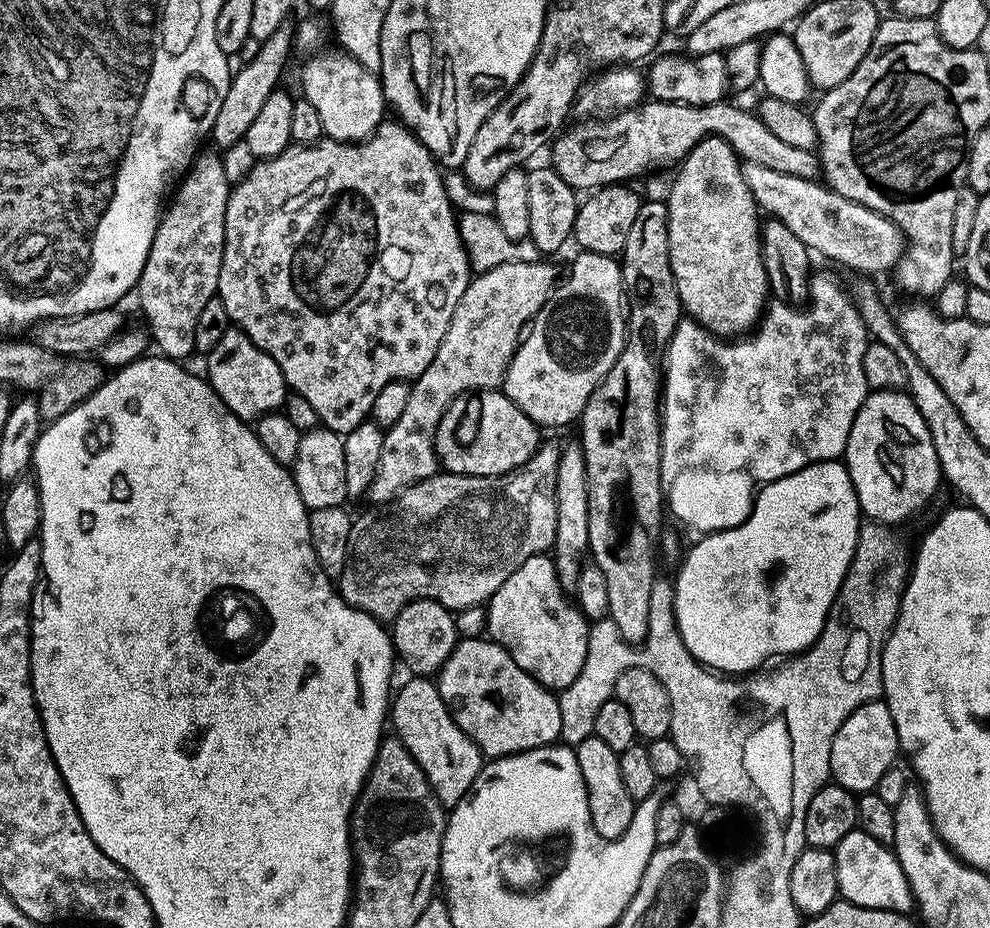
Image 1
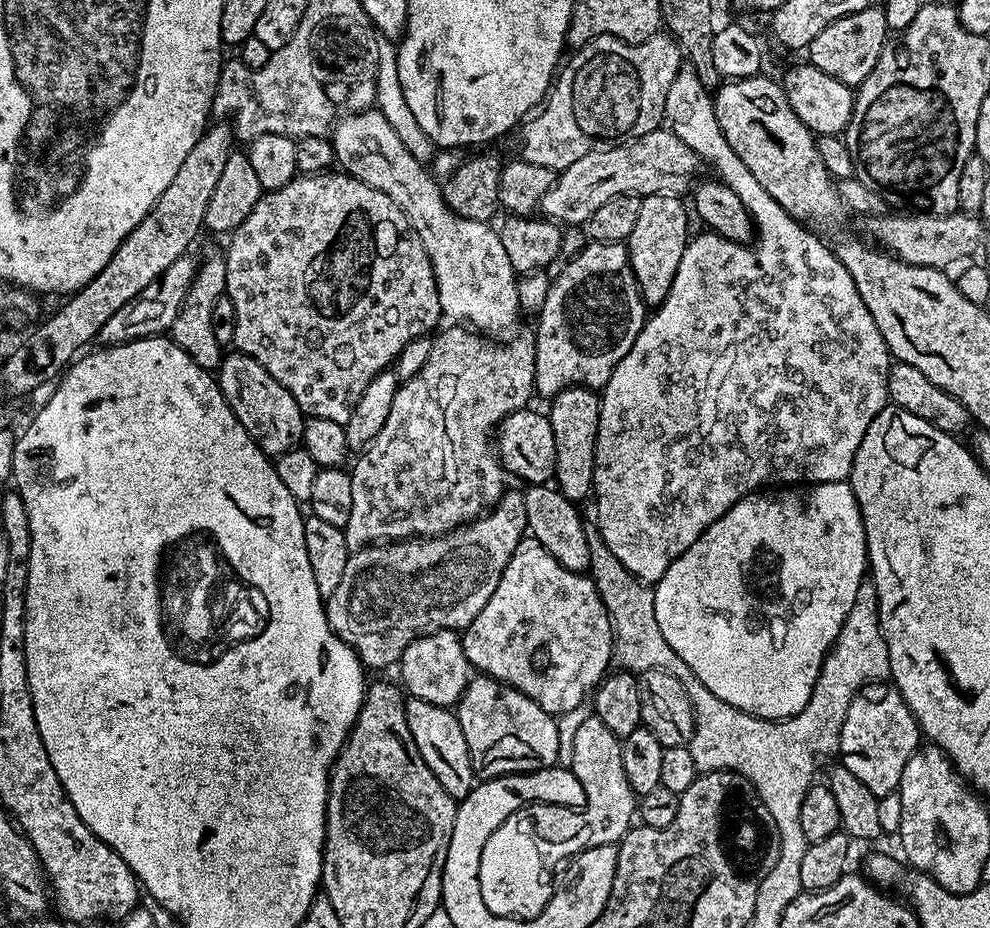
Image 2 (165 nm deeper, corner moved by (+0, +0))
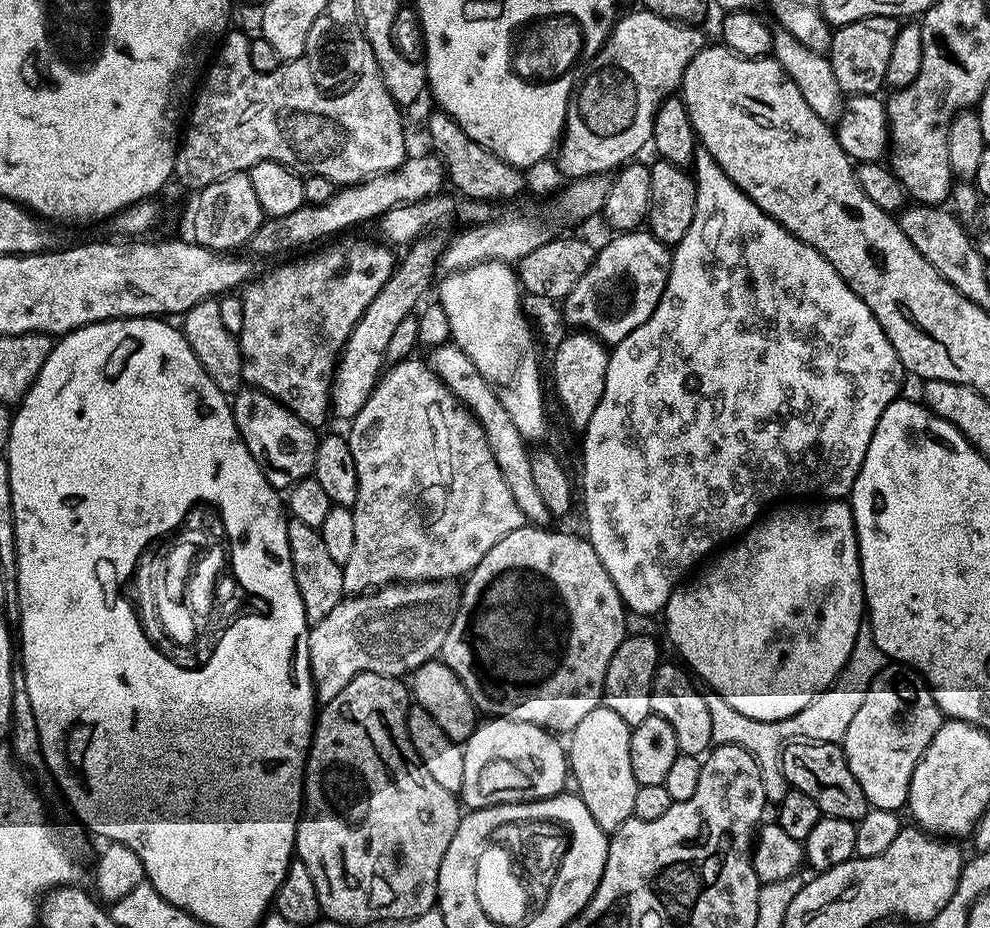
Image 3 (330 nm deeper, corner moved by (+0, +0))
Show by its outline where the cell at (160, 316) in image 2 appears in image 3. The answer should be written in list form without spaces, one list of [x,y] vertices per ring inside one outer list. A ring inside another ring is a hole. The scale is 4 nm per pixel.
[[[435,153],[407,157],[394,171],[374,175],[362,183],[339,187],[330,201],[320,204],[305,204],[291,214],[269,217],[260,224],[251,236],[248,248],[260,256],[270,256],[312,244],[352,226],[380,219],[385,213],[400,204],[412,204],[427,197],[439,195],[446,184],[446,173],[442,159]]]

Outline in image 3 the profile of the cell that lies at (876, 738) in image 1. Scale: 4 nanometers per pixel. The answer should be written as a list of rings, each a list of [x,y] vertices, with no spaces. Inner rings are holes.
[[[885,666],[876,675],[842,741],[850,770],[871,807],[896,812],[907,805],[914,766],[945,719],[923,676],[904,666]]]

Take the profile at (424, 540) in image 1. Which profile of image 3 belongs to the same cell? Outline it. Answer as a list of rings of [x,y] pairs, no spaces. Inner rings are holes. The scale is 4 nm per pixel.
[[[421,580],[419,584],[393,582],[367,594],[352,594],[340,600],[338,606],[334,606],[334,610],[322,618],[322,622],[308,629],[310,670],[317,701],[321,705],[328,704],[330,698],[335,698],[345,686],[350,686],[353,678],[363,672],[404,678],[426,661],[437,659],[440,648],[446,642],[446,634],[450,634],[452,618],[460,607],[461,591],[461,585],[456,580]]]

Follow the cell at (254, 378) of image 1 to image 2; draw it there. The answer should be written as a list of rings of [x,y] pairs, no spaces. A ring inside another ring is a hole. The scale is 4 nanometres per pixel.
[[[232,350],[221,359],[218,383],[230,410],[242,422],[246,434],[270,458],[286,454],[304,438],[305,414],[294,402],[294,394],[286,390],[254,358]],[[229,354],[229,356],[228,356]]]

